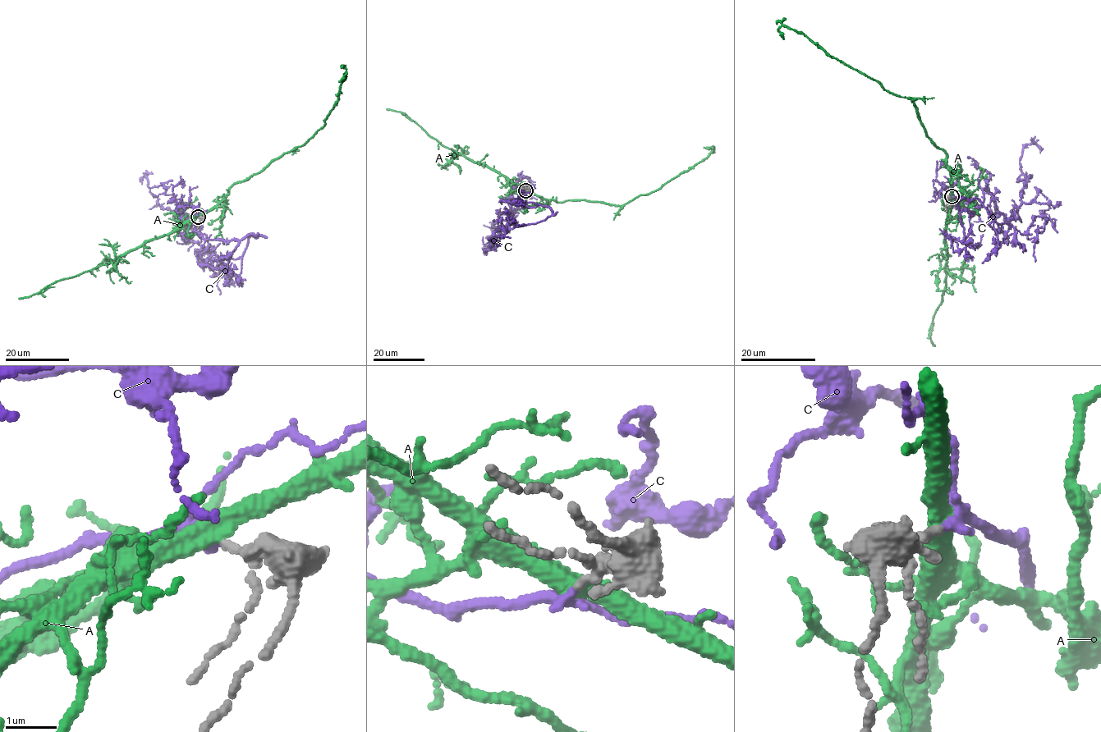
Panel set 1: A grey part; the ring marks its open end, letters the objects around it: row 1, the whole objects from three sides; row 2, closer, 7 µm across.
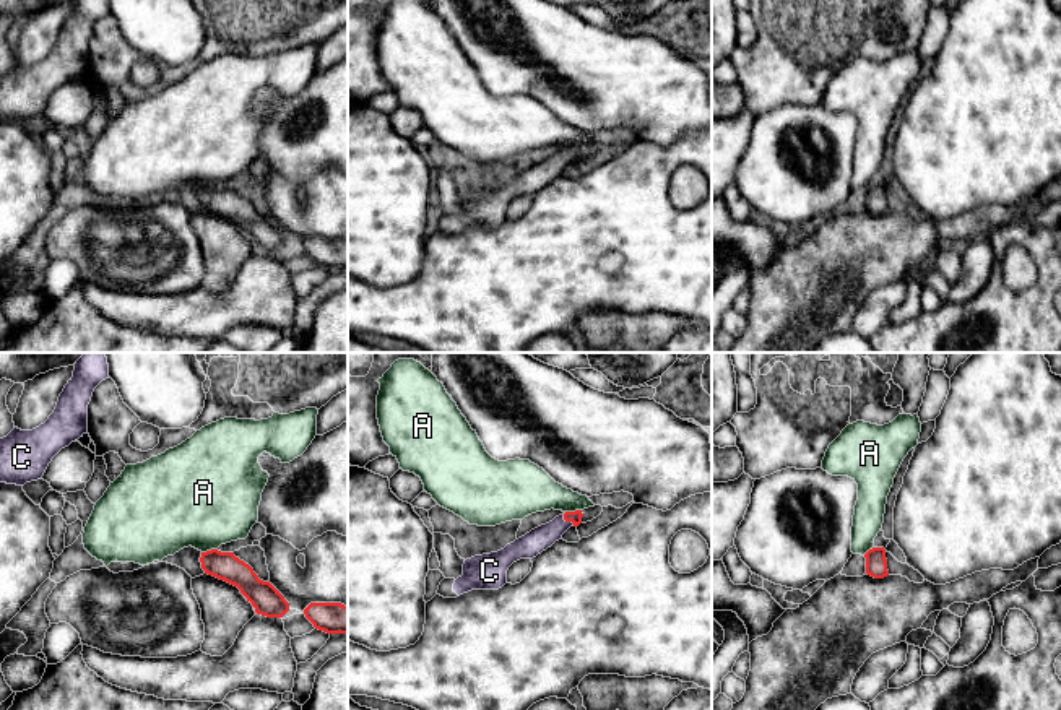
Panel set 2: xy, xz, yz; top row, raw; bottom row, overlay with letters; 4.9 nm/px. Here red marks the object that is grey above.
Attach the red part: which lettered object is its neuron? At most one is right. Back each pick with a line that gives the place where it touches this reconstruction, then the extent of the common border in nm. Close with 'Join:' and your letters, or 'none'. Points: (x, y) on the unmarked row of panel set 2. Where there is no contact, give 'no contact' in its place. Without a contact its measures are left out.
C: meets red in xz at (567, 156); contact 90 nm long
Join: C

